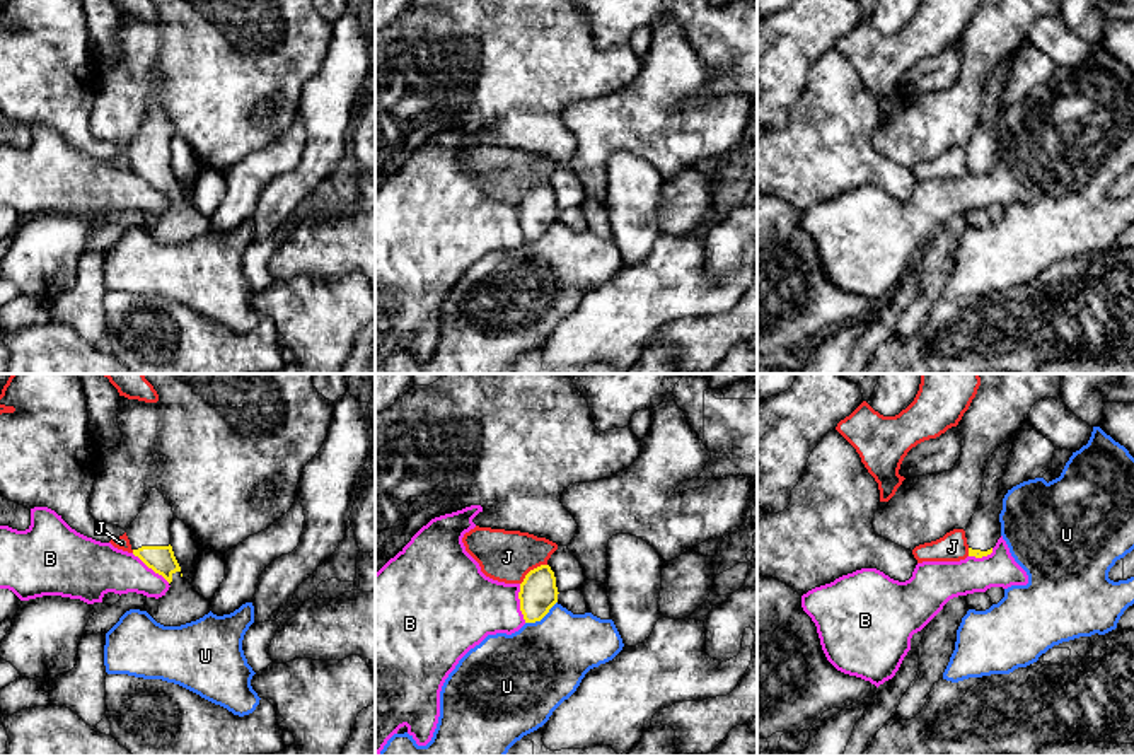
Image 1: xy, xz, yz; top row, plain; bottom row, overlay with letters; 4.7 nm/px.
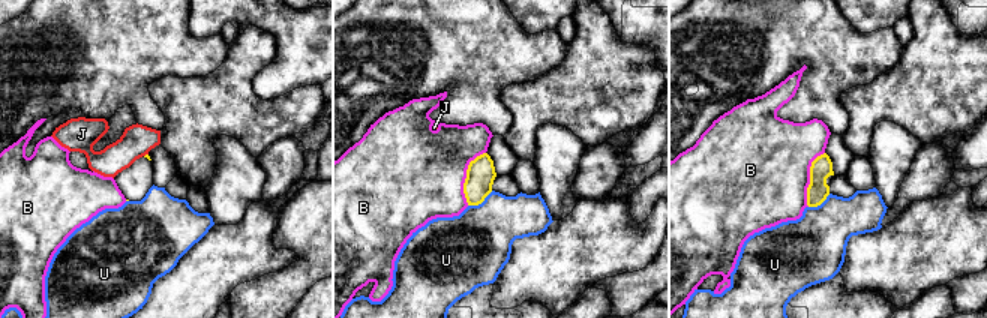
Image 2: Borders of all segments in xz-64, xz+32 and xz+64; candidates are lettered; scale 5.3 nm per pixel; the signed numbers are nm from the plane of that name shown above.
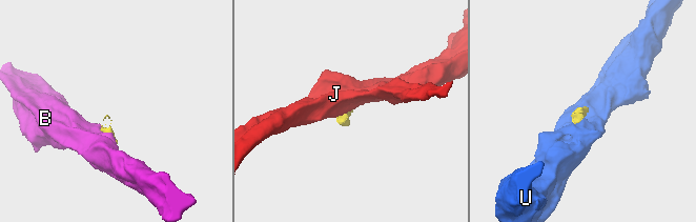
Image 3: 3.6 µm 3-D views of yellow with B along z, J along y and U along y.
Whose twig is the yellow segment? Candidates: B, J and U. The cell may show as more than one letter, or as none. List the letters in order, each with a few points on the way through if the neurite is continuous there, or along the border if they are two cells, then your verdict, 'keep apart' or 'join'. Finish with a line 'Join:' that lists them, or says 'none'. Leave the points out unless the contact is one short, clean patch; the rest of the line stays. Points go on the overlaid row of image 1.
B: border xz (519, 584), (519, 610), (526, 622); keep apart
J: border xz (546, 564), (532, 569), (520, 584); keep apart
U: border xz (556, 601), (539, 620), (526, 623); keep apart
Join: none

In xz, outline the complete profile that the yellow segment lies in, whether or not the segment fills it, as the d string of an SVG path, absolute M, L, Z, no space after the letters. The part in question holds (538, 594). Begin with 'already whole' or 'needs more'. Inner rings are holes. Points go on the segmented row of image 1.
already whole; M549 565L530 570L520 584L520 611L525 623L541 621L558 602L556 577Z

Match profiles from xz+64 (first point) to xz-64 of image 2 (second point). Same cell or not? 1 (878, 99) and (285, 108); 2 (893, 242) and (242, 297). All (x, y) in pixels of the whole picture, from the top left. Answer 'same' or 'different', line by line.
1: same
2: different

